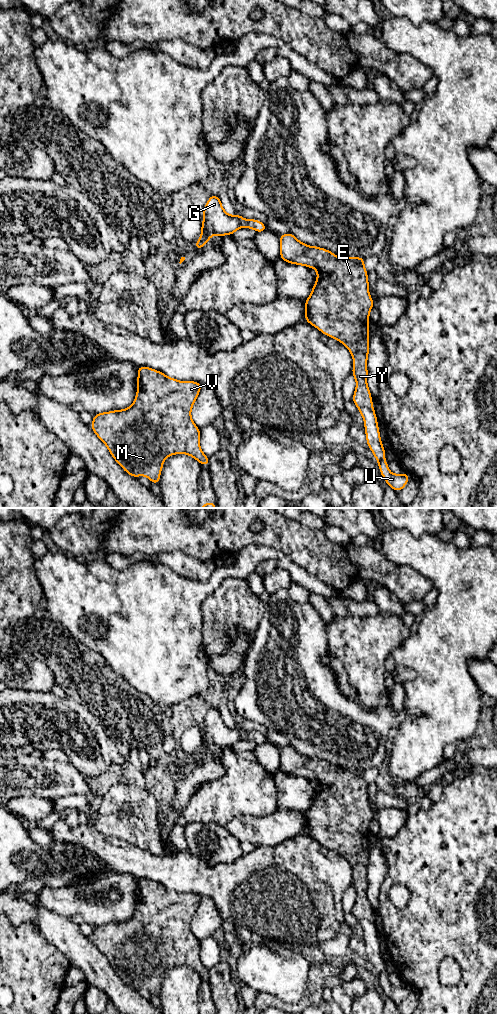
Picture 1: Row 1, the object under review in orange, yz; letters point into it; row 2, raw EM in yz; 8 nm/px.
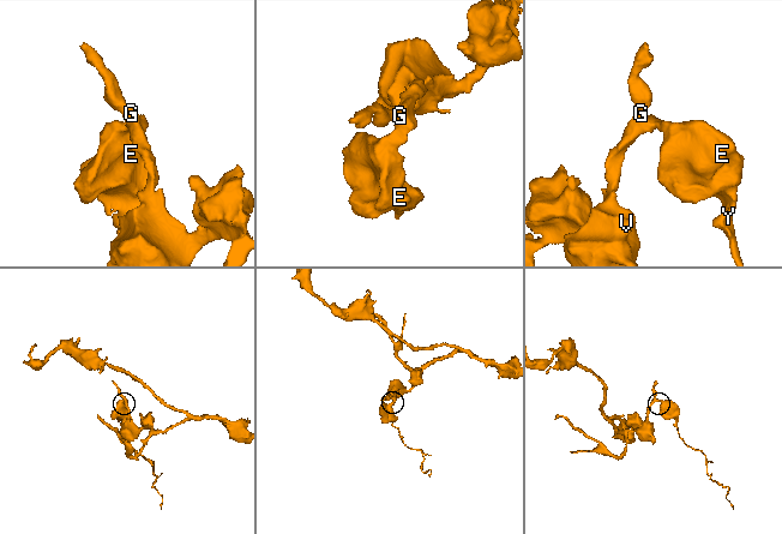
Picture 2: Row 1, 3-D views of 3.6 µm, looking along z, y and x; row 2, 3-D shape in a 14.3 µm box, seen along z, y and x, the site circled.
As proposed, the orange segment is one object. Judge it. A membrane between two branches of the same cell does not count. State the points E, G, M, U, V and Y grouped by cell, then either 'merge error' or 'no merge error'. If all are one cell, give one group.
E G M U V Y; no merge error

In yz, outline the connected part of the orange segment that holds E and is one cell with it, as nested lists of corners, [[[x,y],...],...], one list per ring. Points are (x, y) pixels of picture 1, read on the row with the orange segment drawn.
[[[293,233],[279,234],[280,259],[290,264],[314,268],[317,280],[311,294],[305,300],[305,318],[309,324],[320,332],[344,344],[353,357],[352,375],[356,380],[356,389],[352,401],[357,406],[364,420],[367,445],[379,465],[379,471],[389,487],[397,493],[409,481],[409,474],[392,474],[385,461],[385,449],[381,442],[378,421],[373,408],[371,392],[367,385],[367,359],[369,355],[369,313],[374,306],[374,300],[369,294],[368,272],[365,269],[363,257],[348,257],[340,260],[336,253],[325,248],[309,246],[299,241]]]

